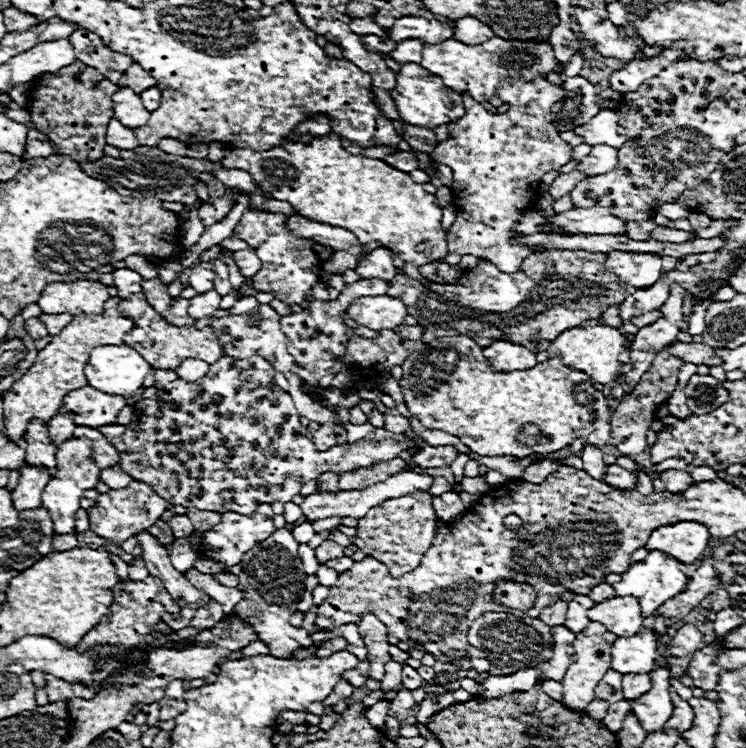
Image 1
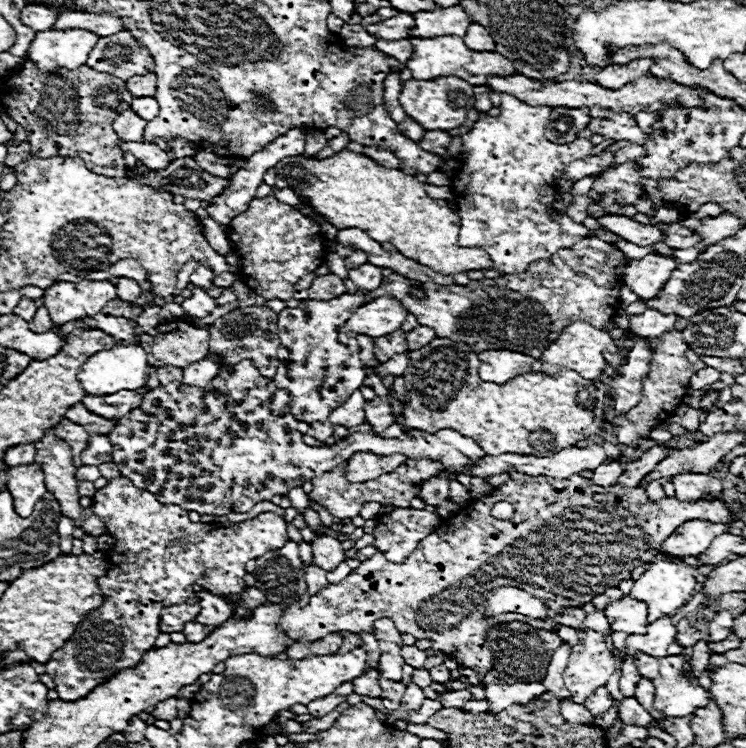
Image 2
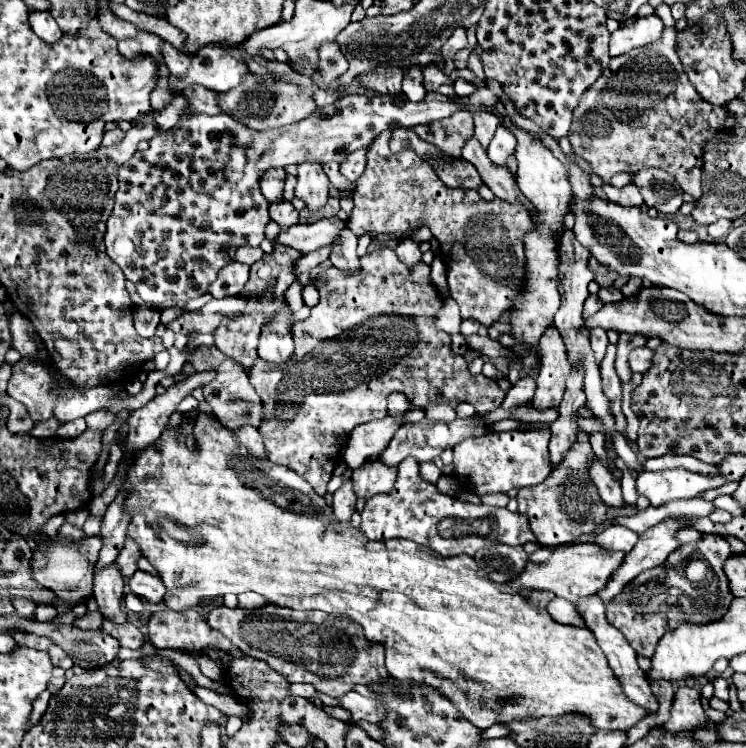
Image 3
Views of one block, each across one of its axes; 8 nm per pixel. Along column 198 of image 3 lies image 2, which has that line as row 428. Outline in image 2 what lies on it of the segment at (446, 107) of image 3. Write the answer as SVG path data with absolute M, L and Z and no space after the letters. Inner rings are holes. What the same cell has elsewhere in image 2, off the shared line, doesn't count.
M250 360L238 362L236 366L222 366L218 370L218 378L214 378L214 382L206 388L186 386L182 382L160 385L144 394L144 402L138 410L116 422L110 432L110 442L114 446L112 462L118 466L122 476L132 480L134 486L152 492L160 502L176 504L202 516L224 516L230 512L250 512L252 506L262 500L270 500L276 494L284 496L290 488L330 472L356 452L374 452L382 456L398 452L414 460L426 458L440 462L448 470L462 470L484 456L472 438L466 438L454 430L440 430L438 434L410 430L400 438L378 438L376 434L356 432L334 446L306 446L302 442L302 434L296 430L296 420L290 414L288 400L288 392L276 388L272 380L264 378Z

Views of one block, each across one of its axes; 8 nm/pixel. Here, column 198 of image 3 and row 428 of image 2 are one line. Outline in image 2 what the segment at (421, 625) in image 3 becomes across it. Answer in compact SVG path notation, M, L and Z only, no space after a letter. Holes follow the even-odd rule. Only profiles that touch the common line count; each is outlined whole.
M434 338L428 346L408 352L408 368L406 368L406 390L408 402L404 408L404 420L408 428L422 432L438 432L438 430L456 430L462 436L468 436L480 444L486 454L534 454L534 456L550 456L566 446L576 446L576 442L586 440L598 434L604 428L604 400L606 394L596 390L592 380L578 376L572 370L560 370L554 376L542 372L528 372L512 378L506 384L484 382L478 376L478 354L470 350L464 342L454 342L448 338ZM582 392L588 392L588 408L578 404Z

